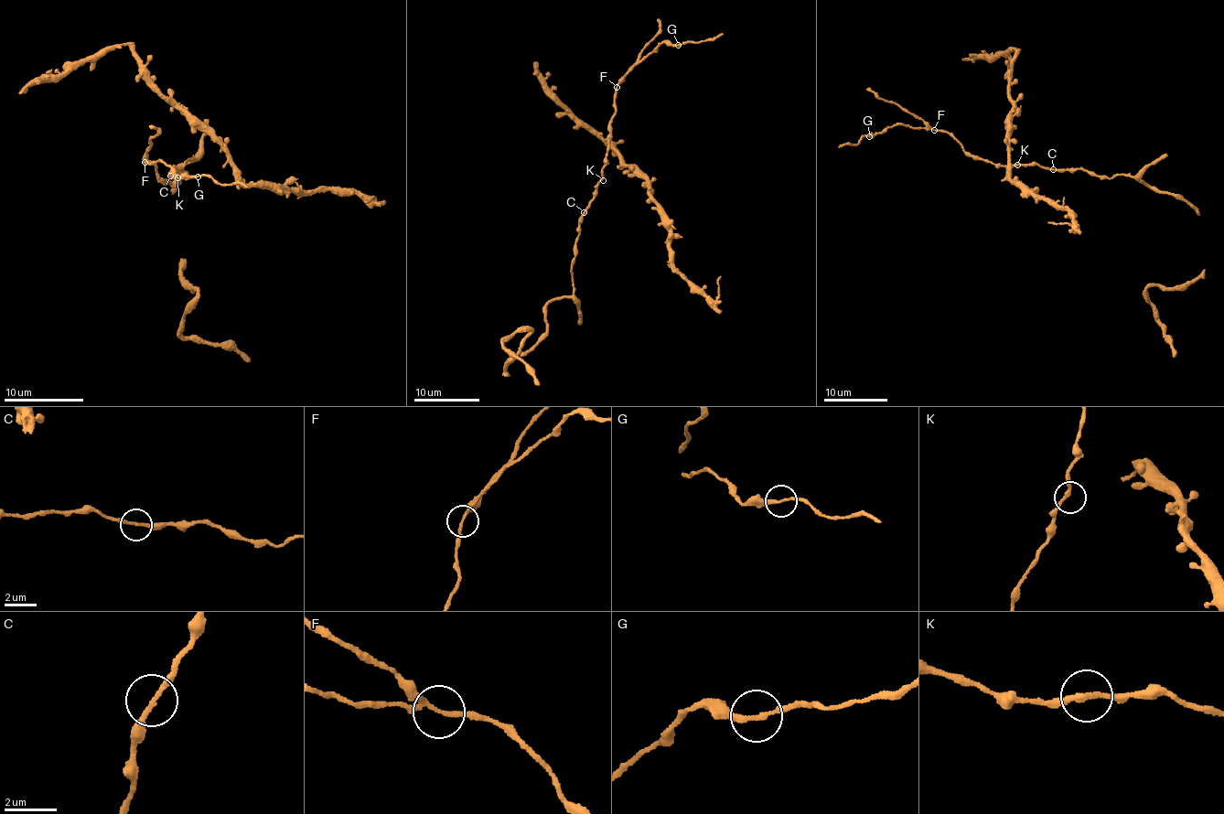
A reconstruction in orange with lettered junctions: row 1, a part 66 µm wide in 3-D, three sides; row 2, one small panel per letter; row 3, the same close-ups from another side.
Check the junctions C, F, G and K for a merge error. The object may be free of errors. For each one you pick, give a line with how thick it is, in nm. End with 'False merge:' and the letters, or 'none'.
F: 180 nm
False merge: F

